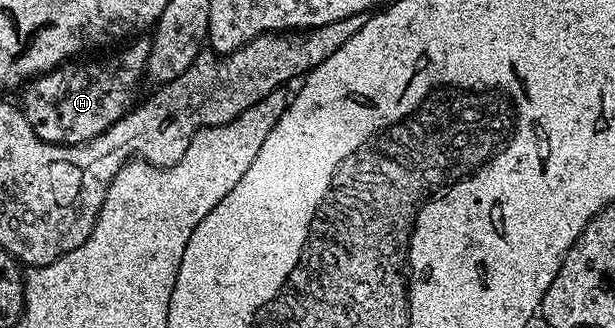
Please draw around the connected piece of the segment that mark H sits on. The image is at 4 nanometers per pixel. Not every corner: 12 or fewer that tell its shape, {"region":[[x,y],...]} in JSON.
{"region":[[151,42],[22,86],[41,140],[81,144],[130,112]]}

